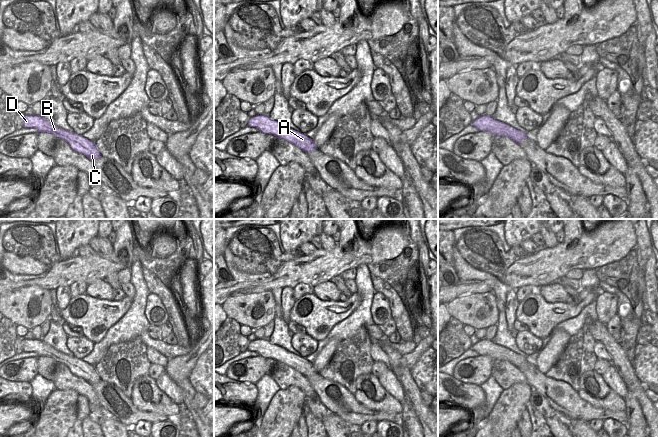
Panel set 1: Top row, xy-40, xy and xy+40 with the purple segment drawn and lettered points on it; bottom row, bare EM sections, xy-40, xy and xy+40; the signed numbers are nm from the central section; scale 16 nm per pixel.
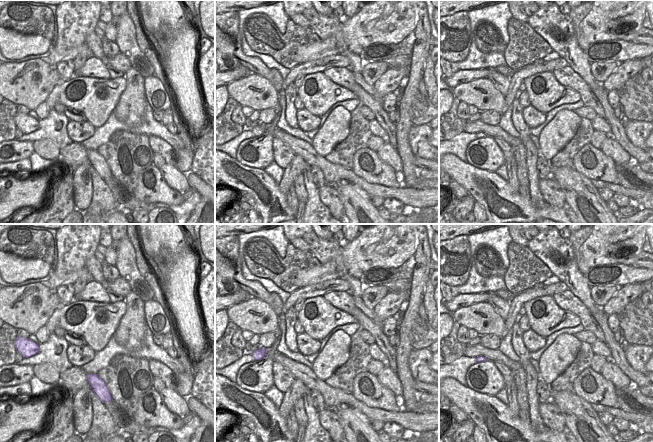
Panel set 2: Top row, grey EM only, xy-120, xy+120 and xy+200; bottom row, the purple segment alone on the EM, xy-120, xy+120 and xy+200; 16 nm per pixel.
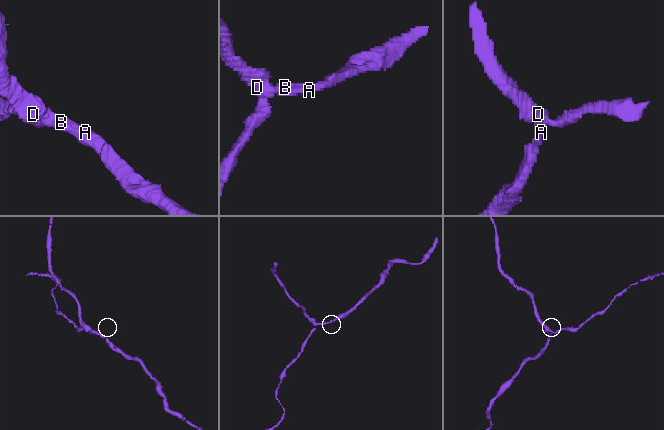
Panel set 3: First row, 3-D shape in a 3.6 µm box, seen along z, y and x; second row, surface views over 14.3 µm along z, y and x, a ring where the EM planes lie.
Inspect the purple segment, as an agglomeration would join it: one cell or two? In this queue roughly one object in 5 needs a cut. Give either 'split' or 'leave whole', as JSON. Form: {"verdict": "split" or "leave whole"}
{"verdict": "leave whole"}

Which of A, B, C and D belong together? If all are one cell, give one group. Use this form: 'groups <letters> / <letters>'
groups A B C D

